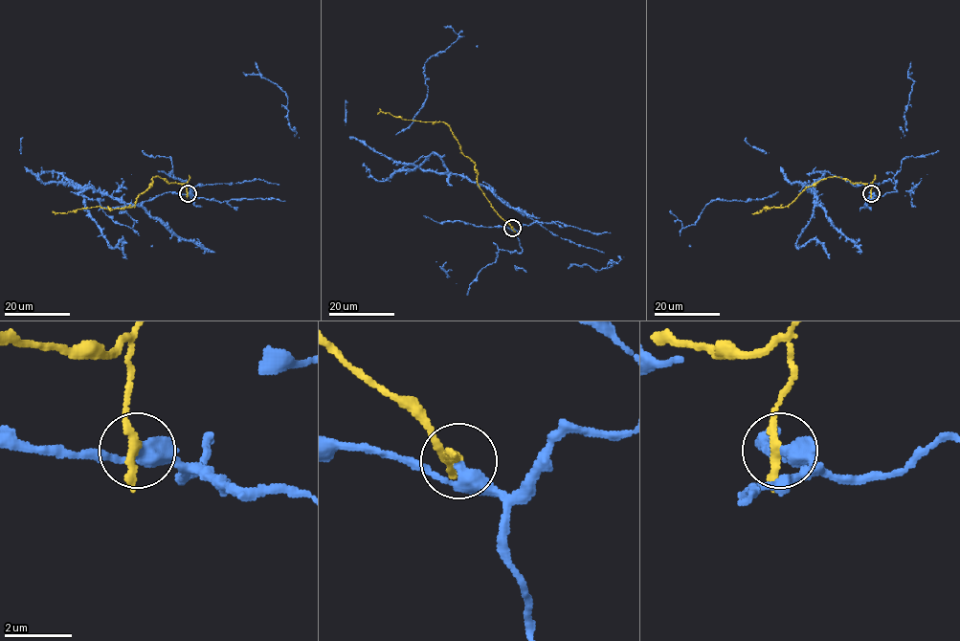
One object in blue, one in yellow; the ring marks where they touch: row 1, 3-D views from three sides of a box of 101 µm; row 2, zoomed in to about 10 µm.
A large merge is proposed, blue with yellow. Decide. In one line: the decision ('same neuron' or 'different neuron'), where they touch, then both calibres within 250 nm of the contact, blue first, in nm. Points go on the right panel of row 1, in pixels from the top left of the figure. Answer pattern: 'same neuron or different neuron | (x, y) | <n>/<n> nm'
different neuron | (871, 193) | 360/340 nm

